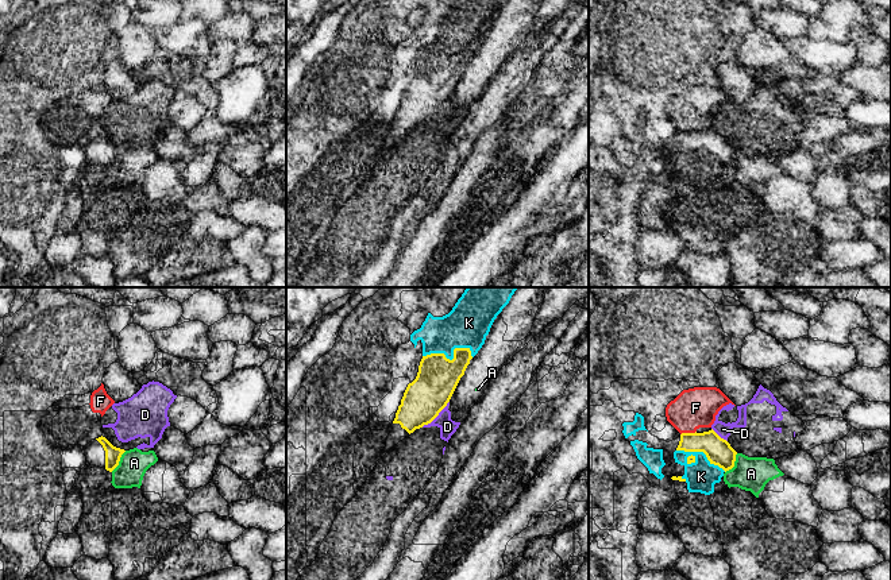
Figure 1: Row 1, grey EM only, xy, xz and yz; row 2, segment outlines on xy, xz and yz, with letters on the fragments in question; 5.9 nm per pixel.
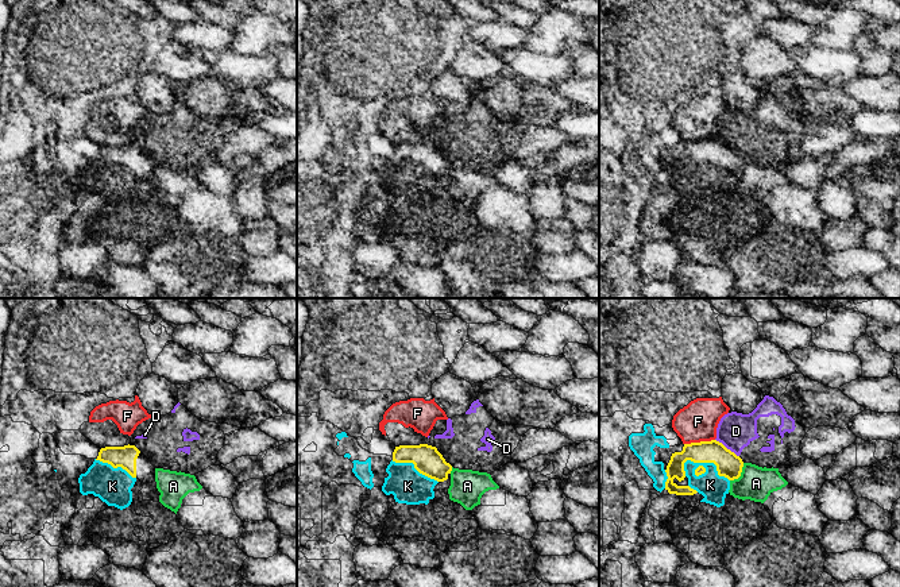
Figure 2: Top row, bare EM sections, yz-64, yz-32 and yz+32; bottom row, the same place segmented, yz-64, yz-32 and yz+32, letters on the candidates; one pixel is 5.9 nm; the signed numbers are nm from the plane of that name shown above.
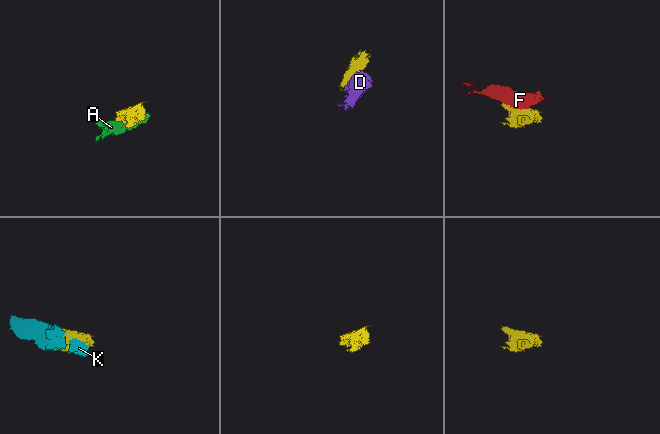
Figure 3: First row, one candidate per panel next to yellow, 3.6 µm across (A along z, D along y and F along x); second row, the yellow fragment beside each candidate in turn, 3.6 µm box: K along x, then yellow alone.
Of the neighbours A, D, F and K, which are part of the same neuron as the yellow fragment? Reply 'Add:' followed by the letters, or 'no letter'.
Add: K

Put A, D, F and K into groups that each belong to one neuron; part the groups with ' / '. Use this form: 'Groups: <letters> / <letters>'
Groups: A / D / F / K

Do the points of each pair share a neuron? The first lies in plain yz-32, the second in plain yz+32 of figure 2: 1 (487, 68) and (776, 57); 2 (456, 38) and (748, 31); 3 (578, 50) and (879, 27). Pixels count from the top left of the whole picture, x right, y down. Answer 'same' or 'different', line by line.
1: same
2: same
3: different

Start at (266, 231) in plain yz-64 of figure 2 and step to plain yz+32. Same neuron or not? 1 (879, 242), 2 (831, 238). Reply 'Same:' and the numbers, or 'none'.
Same: 2

